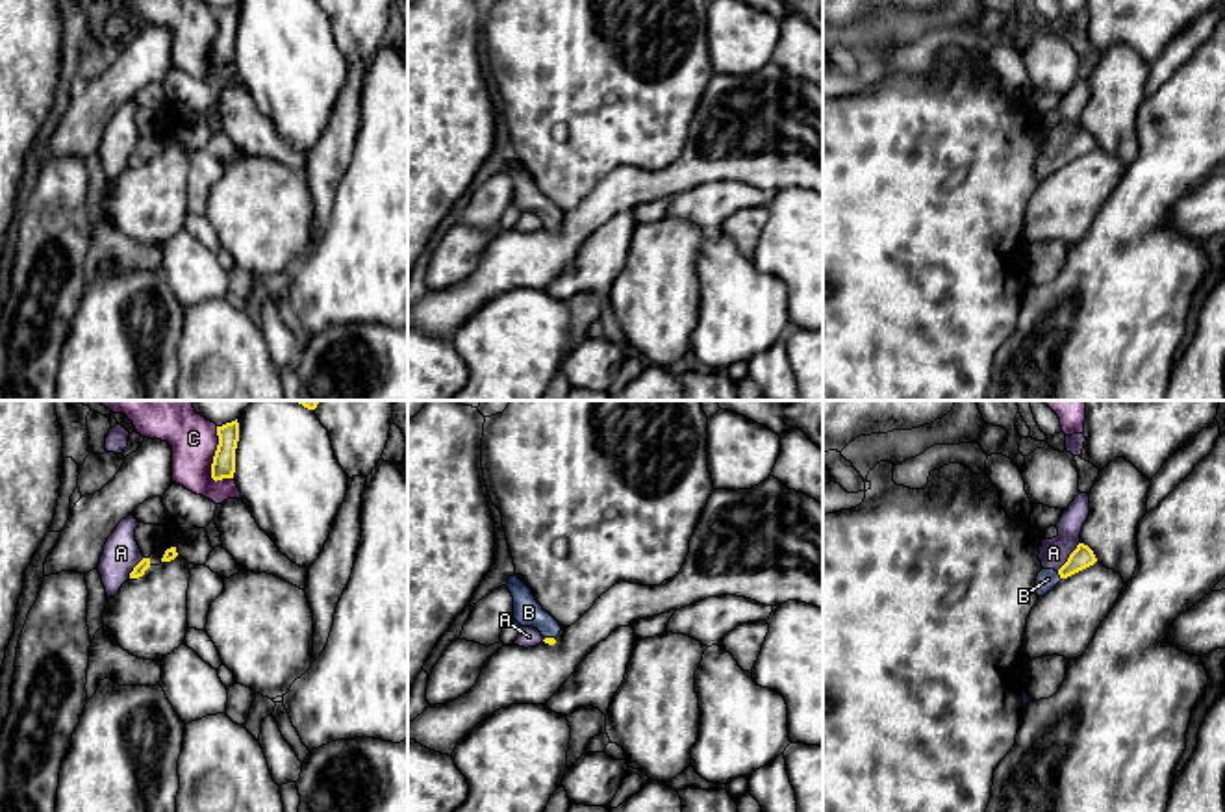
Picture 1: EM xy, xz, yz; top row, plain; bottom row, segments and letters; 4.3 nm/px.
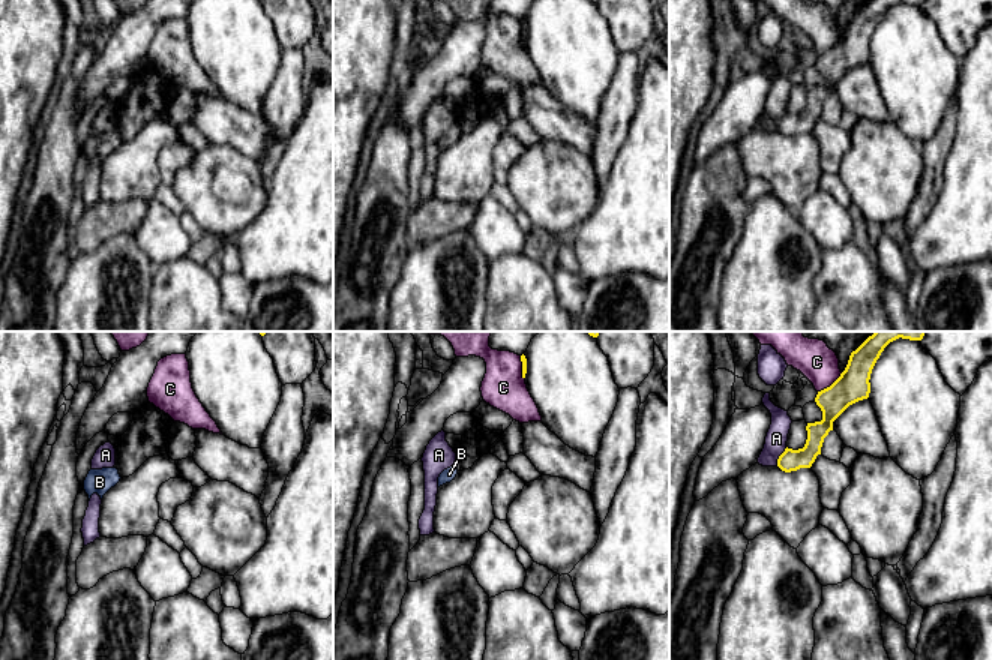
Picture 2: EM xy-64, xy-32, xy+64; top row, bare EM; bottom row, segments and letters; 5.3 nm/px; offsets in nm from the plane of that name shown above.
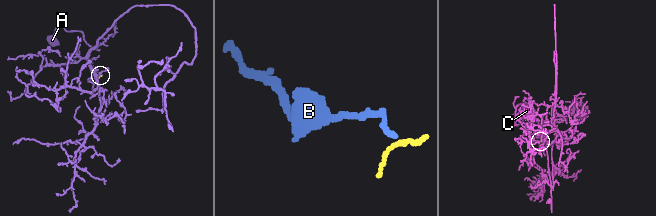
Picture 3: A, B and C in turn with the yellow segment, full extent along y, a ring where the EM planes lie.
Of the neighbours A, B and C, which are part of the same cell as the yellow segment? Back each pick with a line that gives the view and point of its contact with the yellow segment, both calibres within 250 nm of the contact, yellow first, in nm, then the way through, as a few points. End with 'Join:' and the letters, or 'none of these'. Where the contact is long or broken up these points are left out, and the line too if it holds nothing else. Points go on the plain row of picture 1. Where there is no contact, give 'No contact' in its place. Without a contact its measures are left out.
B: Touches yellow at yz (1059, 158). Thickness 100 nm (yellow) against 90 nm. Path across: yz (1083, 141), (1059, 158), (1048, 164)
Join: B

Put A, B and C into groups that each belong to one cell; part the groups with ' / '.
A / B / C

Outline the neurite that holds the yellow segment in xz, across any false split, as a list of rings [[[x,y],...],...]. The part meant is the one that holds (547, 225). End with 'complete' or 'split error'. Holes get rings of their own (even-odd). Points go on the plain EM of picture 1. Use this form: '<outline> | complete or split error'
[[[510,161],[506,172],[513,182],[513,204],[521,211],[534,211],[545,222],[543,226],[549,230],[556,228],[556,221],[560,219],[560,208],[543,195],[543,191],[536,185],[532,174],[517,161]]] | split error

